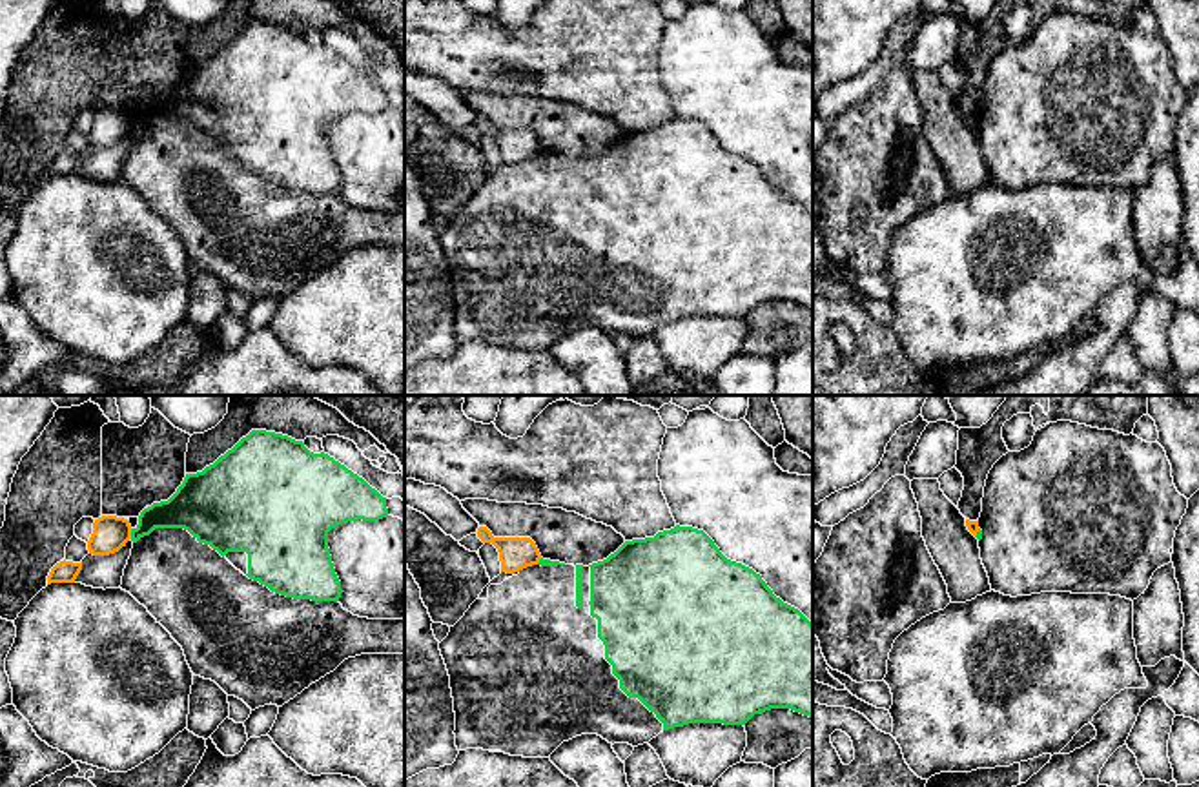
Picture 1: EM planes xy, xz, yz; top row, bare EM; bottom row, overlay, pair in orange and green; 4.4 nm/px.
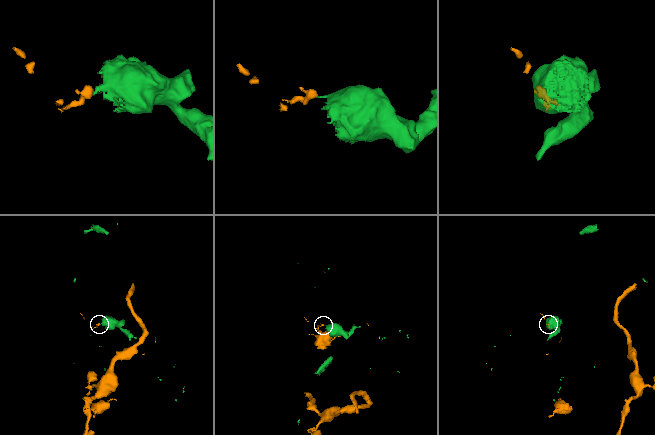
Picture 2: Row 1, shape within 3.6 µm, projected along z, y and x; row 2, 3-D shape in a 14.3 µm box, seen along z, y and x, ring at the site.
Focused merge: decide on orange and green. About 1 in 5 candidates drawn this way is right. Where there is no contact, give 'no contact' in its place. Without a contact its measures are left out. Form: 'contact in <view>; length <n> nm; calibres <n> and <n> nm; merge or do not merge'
contact in xy; length 50 nm; calibres 160 and 160 nm; do not merge

